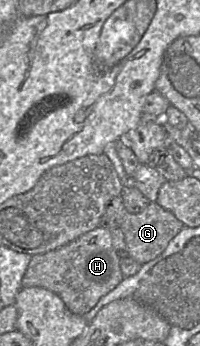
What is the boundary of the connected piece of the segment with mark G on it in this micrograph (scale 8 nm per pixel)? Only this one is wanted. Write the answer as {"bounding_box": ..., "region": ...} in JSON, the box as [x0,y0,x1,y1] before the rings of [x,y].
{"bounding_box":[121,201,184,265],"region":[[[155,201],[139,213],[127,213],[121,228],[129,257],[140,265],[155,259],[184,227]]]}

